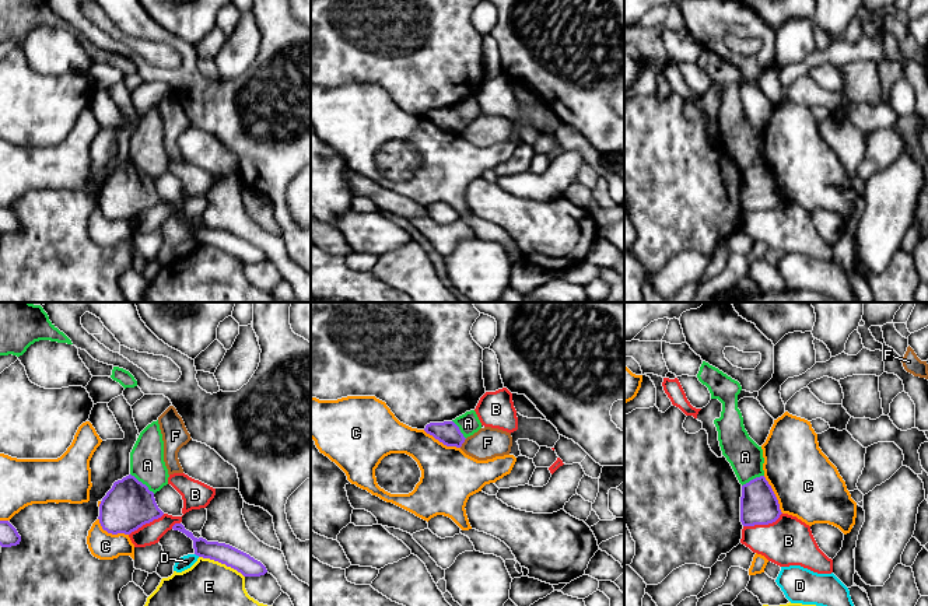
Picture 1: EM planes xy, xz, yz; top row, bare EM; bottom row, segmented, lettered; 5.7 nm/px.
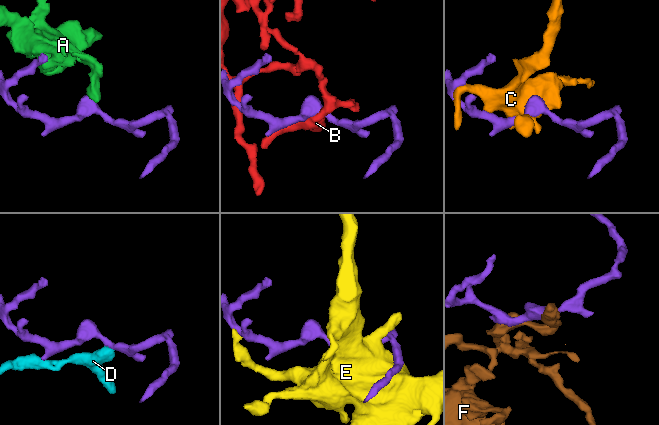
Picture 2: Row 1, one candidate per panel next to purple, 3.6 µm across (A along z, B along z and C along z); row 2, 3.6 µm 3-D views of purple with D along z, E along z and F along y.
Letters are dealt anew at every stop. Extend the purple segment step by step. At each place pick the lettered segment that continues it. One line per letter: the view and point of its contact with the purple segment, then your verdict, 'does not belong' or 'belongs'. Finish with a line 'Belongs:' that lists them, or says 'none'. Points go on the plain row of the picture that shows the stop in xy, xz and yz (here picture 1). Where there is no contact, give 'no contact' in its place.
A: xy (142, 170) | does not belong
B: yz (763, 210) | does not belong
C: yz (774, 181) | does not belong
D: xy (198, 241) | does not belong
E: xy (221, 249) | does not belong
F: xz (464, 128) | does not belong
Belongs: none

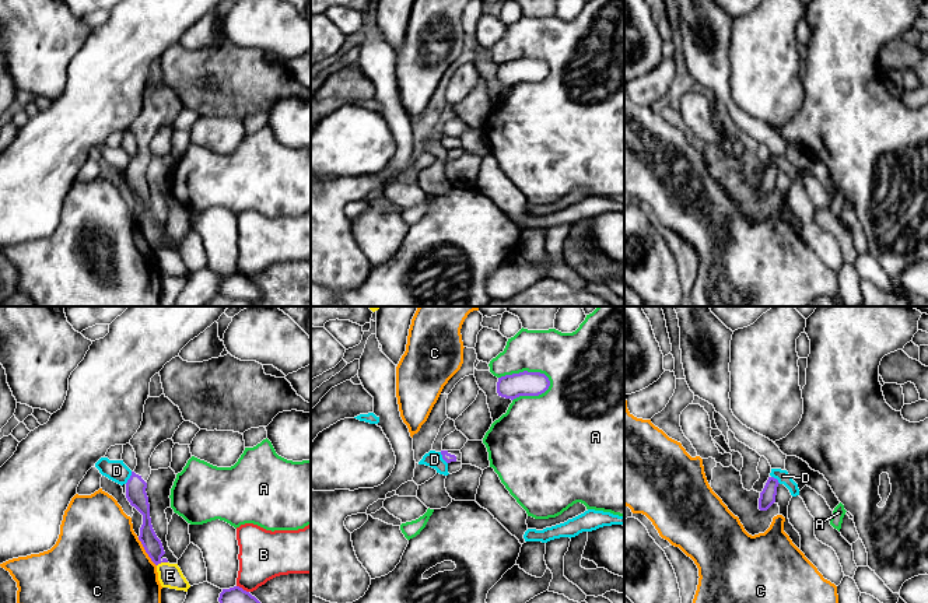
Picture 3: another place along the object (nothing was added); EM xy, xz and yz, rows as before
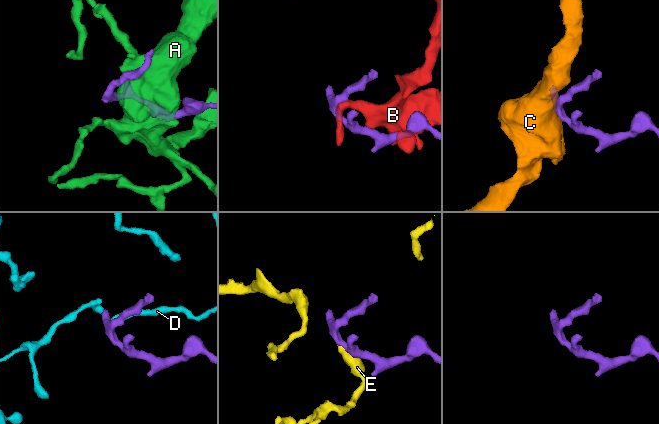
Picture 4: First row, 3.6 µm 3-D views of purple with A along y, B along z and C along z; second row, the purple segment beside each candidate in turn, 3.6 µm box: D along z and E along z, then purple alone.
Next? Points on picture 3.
A: xz (526, 58) | does not belong
B: xy (241, 274) | does not belong
C: xy (146, 238) | does not belong
D: xy (130, 164) | does not belong
E: xy (161, 248) | does not belong
Belongs: none

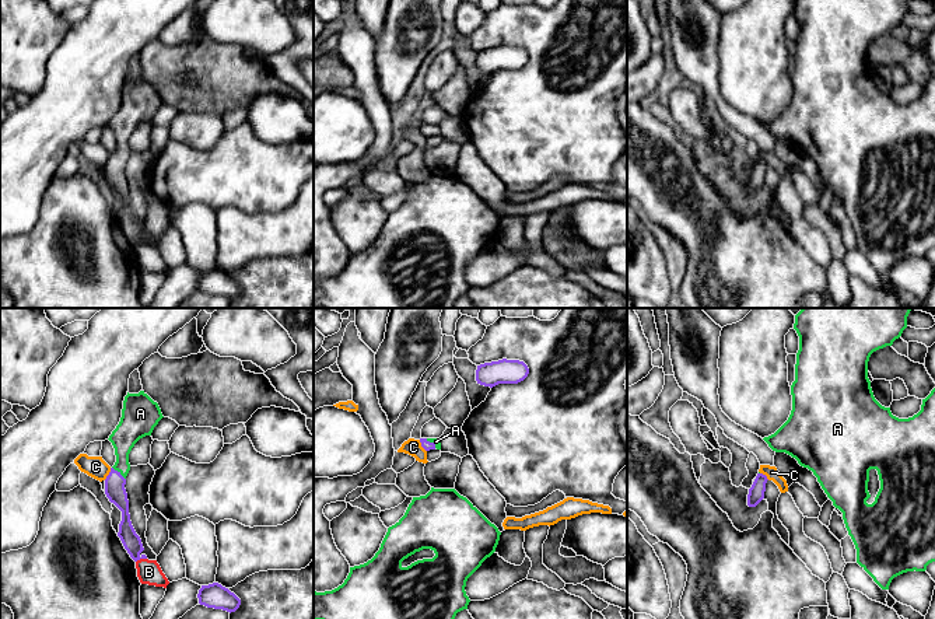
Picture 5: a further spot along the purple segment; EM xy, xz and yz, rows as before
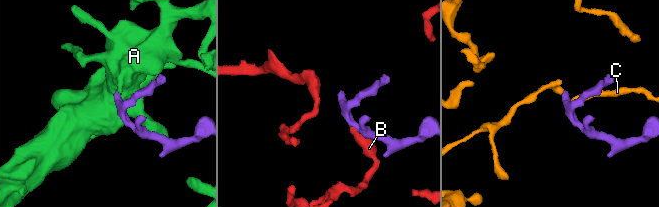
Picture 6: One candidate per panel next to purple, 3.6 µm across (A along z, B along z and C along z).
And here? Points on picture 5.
A: xy (119, 160) | belongs
B: xy (140, 244) | does not belong
C: xy (109, 160) | does not belong
Belongs: A

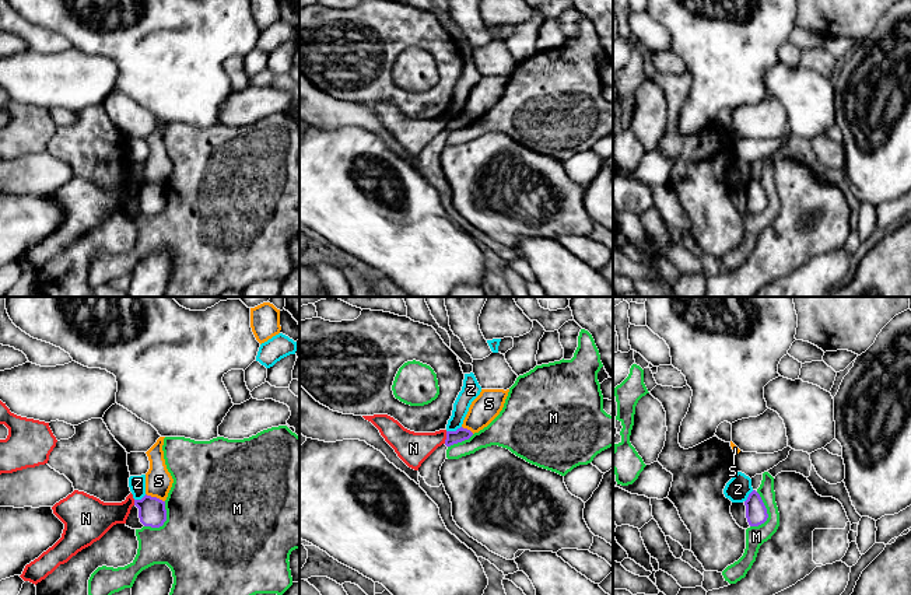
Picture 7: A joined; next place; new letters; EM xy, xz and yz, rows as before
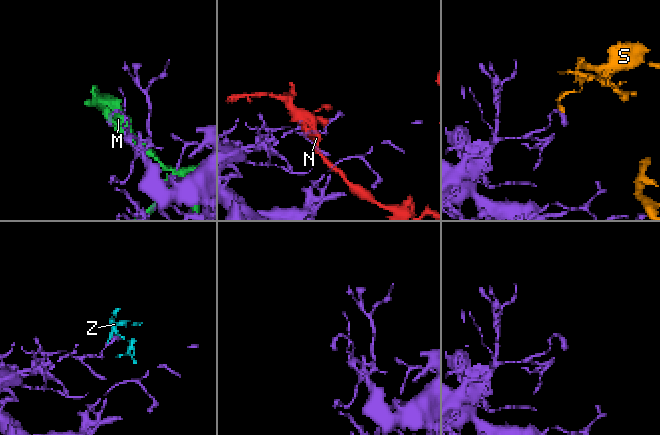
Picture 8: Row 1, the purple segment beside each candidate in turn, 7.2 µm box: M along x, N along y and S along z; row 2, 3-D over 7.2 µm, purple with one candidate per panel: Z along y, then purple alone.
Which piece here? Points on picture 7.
M: yz (767, 200) | does not belong
N: xz (447, 123) | does not belong
S: xy (156, 184) | does not belong
Z: xz (454, 118) | does not belong
Belongs: none

